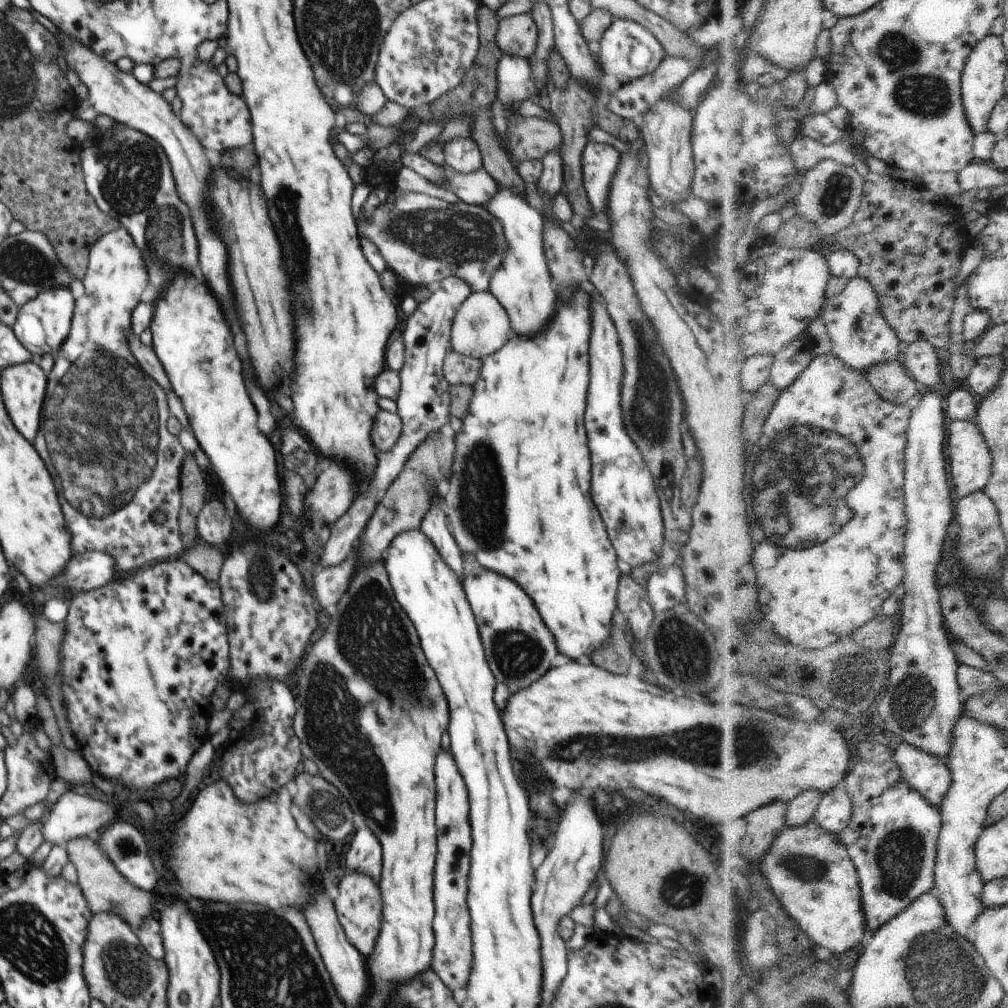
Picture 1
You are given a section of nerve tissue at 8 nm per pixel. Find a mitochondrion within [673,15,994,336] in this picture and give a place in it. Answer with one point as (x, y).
(924, 96)

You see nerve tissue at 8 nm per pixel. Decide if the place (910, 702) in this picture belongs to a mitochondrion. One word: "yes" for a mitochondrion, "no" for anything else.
yes

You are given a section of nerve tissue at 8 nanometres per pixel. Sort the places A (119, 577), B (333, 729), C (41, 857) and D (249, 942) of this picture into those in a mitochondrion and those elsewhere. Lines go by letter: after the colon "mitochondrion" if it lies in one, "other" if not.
A: other
B: mitochondrion
C: other
D: mitochondrion

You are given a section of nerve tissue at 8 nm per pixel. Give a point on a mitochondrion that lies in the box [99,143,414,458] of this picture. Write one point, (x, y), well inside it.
(286, 203)

